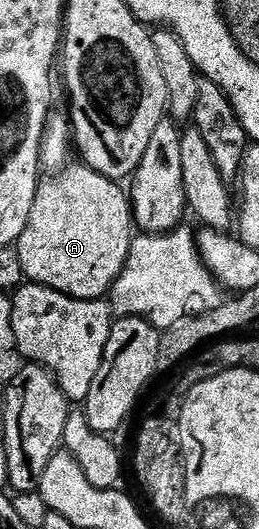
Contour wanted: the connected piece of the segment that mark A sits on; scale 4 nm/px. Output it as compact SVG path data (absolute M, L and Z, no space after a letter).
M82 163L68 164L48 177L51 177L48 181L46 178L39 182L33 211L29 211L29 223L25 223L25 231L17 242L27 281L86 301L106 298L131 250L133 218L128 194L125 189L123 193L124 186L120 182L111 181Z

